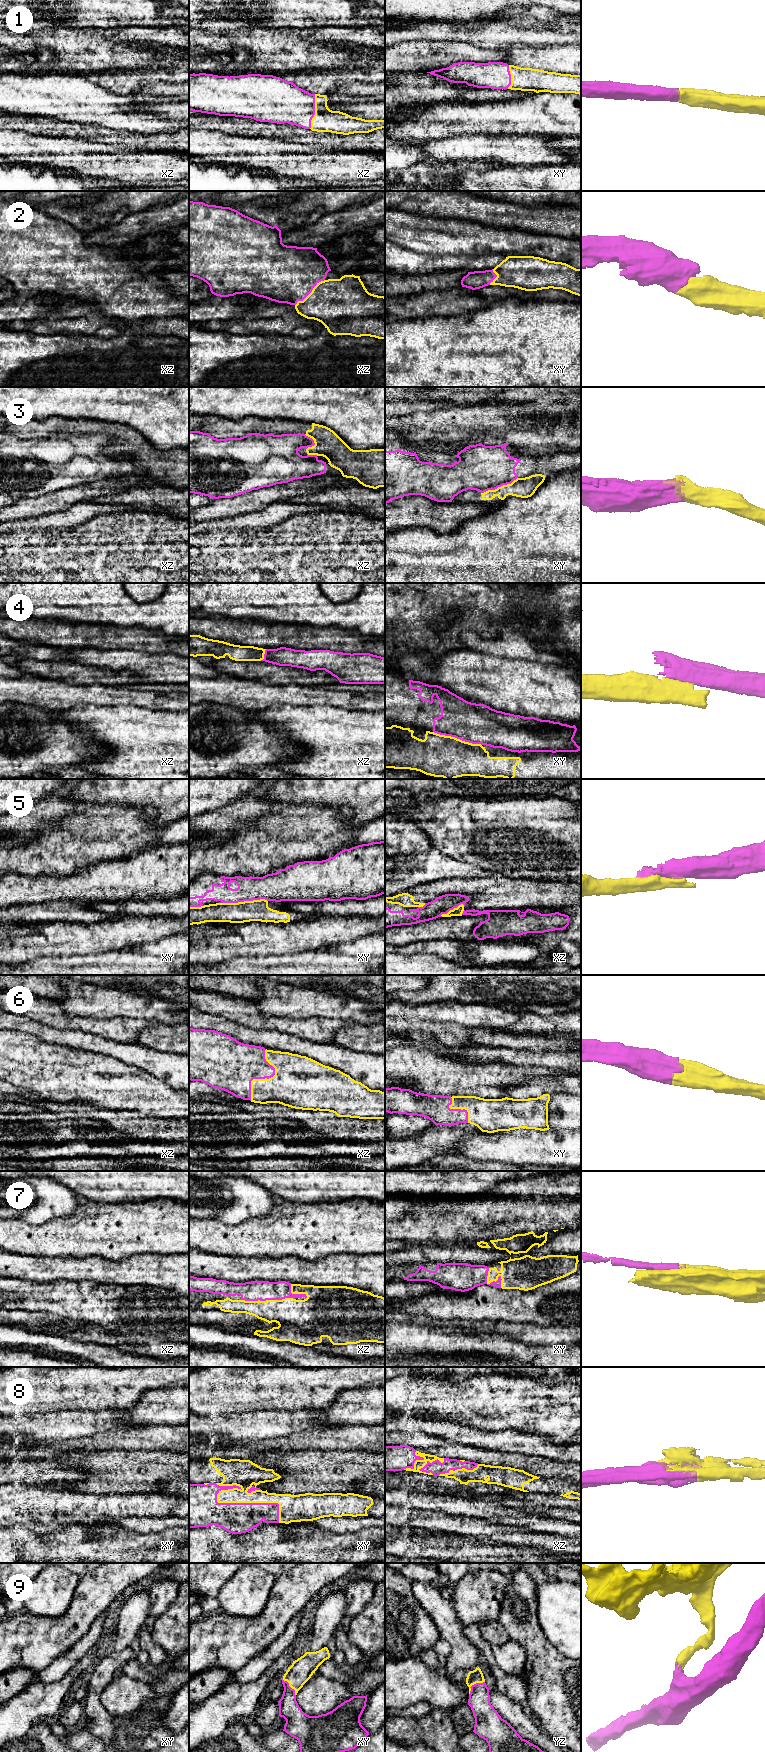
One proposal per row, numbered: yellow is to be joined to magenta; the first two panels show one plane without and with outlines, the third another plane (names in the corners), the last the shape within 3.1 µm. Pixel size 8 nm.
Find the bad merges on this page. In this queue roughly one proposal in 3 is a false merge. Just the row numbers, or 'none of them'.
3, 4, 5

